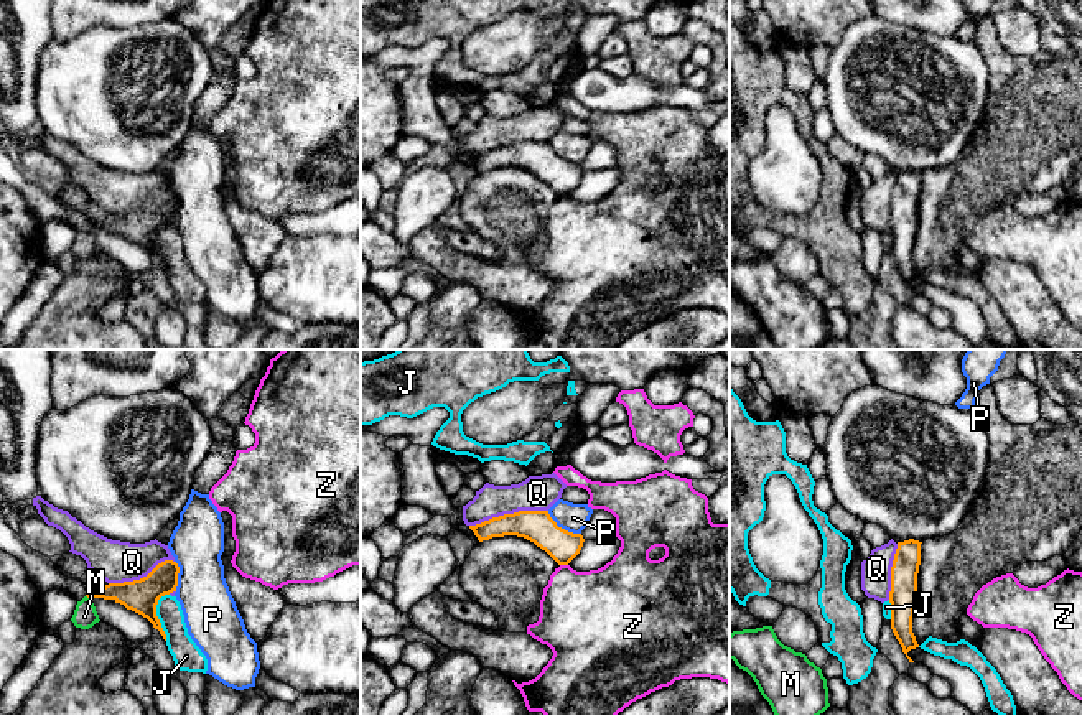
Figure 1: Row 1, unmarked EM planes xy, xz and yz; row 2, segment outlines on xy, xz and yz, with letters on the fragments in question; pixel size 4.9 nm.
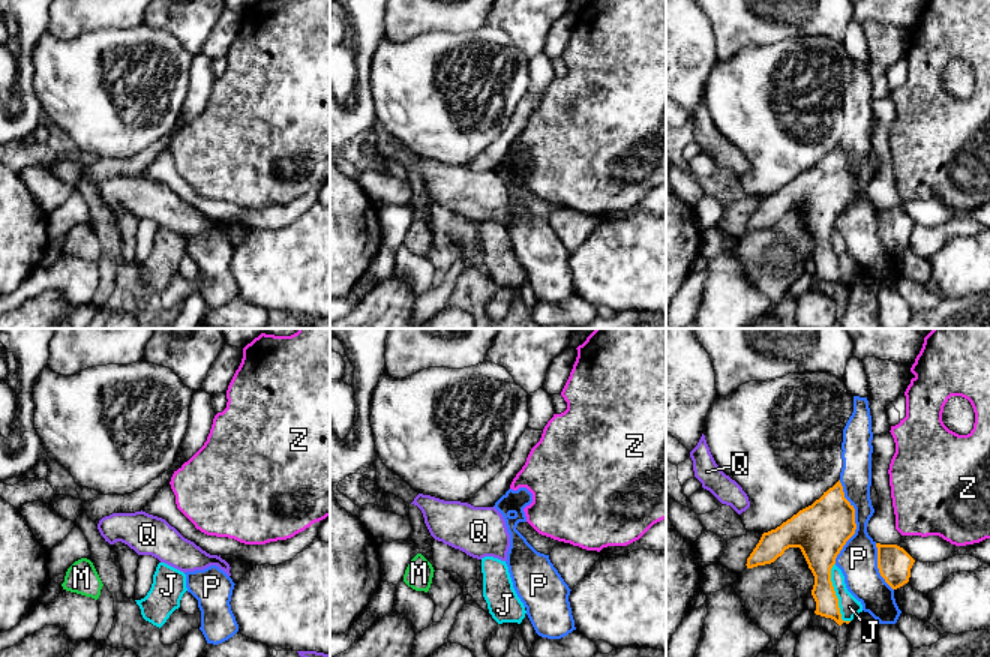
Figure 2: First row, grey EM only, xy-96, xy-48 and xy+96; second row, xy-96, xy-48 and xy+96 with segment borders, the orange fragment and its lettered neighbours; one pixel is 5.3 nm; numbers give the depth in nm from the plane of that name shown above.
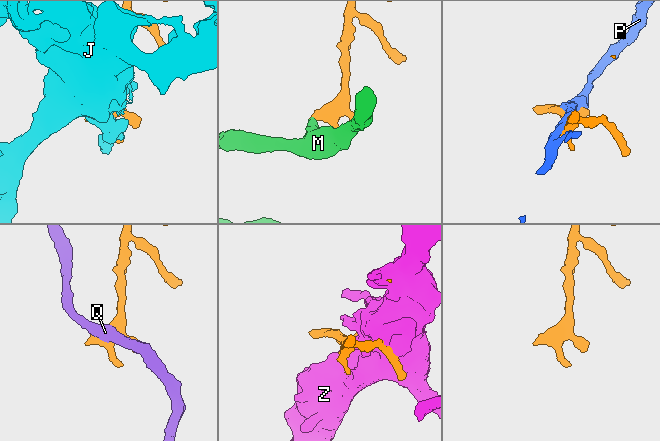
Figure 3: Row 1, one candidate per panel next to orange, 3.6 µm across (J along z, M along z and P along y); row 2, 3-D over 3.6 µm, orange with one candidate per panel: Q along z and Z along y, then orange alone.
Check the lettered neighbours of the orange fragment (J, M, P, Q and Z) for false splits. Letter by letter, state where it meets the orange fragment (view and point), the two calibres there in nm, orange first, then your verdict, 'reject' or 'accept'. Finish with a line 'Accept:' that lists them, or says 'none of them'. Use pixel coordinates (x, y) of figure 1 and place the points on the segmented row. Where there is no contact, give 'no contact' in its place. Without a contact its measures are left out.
J: meets orange in xy at (157, 616); 160 nm thick on the orange side, 140 nm on the other; reject
M: meets orange in xy at (88, 597); 160 nm thick on the orange side, 120 nm on the other; accept
P: meets orange in xz at (560, 528); 160 nm thick on the orange side, 140 nm on the other; reject
Q: meets orange in xz at (508, 514); 160 nm thick on the orange side, 180 nm on the other; reject
Z: meets orange in xz at (564, 564); 160 nm thick on the orange side, 400 nm on the other; reject
Accept: M

